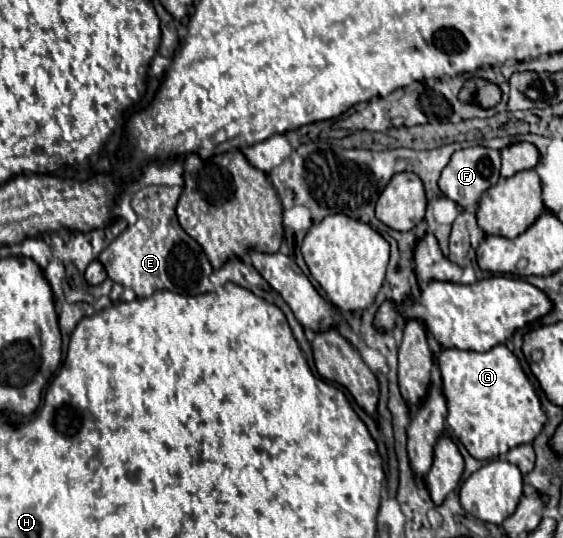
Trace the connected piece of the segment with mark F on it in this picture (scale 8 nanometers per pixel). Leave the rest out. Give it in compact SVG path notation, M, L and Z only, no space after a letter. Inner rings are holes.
M485 146L463 148L463 150L457 150L451 156L449 164L443 168L441 180L439 180L439 188L441 188L443 194L447 194L459 206L463 206L463 208L477 208L481 192L485 192L491 184L499 182L499 178L501 178L499 176L499 168L501 168L499 150L485 148Z

